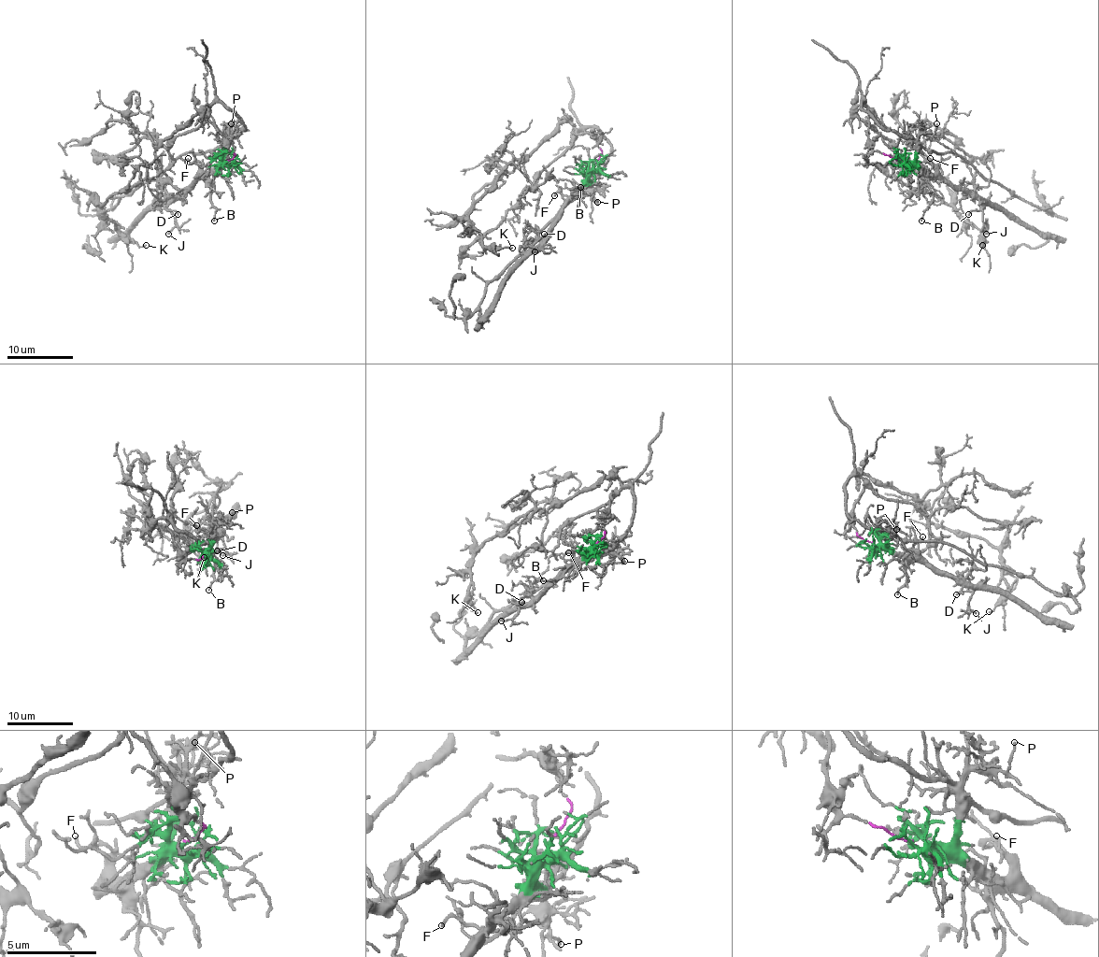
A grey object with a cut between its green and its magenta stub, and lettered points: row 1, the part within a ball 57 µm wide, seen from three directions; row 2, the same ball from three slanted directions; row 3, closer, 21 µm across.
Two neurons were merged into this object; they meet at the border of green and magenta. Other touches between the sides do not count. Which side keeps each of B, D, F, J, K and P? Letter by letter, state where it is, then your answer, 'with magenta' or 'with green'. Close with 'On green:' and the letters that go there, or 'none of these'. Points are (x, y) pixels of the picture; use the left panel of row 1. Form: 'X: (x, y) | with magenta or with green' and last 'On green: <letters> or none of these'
B: (214, 221) | with green
D: (178, 214) | with green
F: (188, 158) | with green
J: (168, 234) | with green
K: (146, 245) | with magenta
P: (231, 123) | with green
On green: B, D, F, J, P

